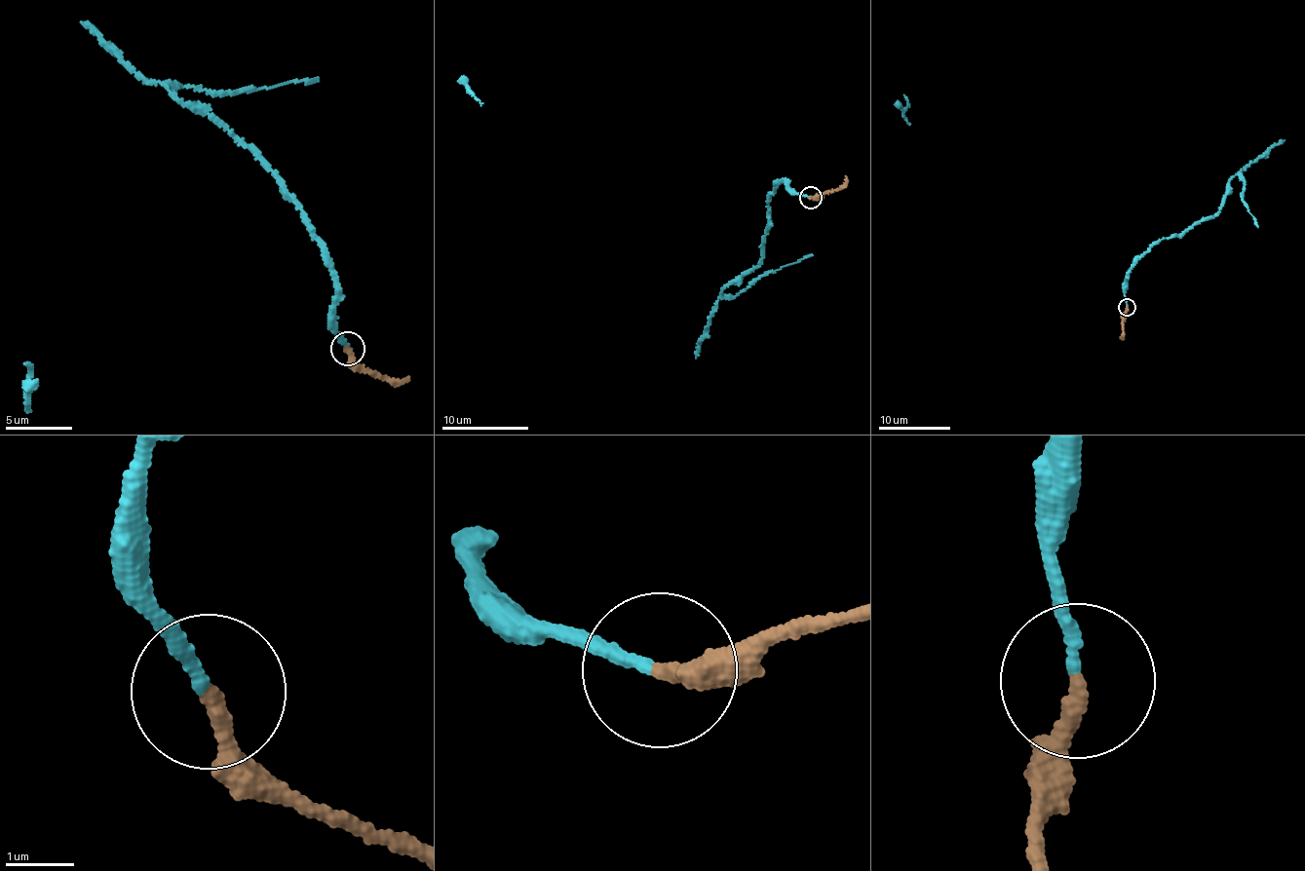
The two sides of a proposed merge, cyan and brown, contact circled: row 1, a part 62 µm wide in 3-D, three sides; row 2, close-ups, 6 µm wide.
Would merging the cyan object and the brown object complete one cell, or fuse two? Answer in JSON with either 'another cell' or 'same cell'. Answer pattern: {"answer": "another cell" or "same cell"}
{"answer": "same cell"}

